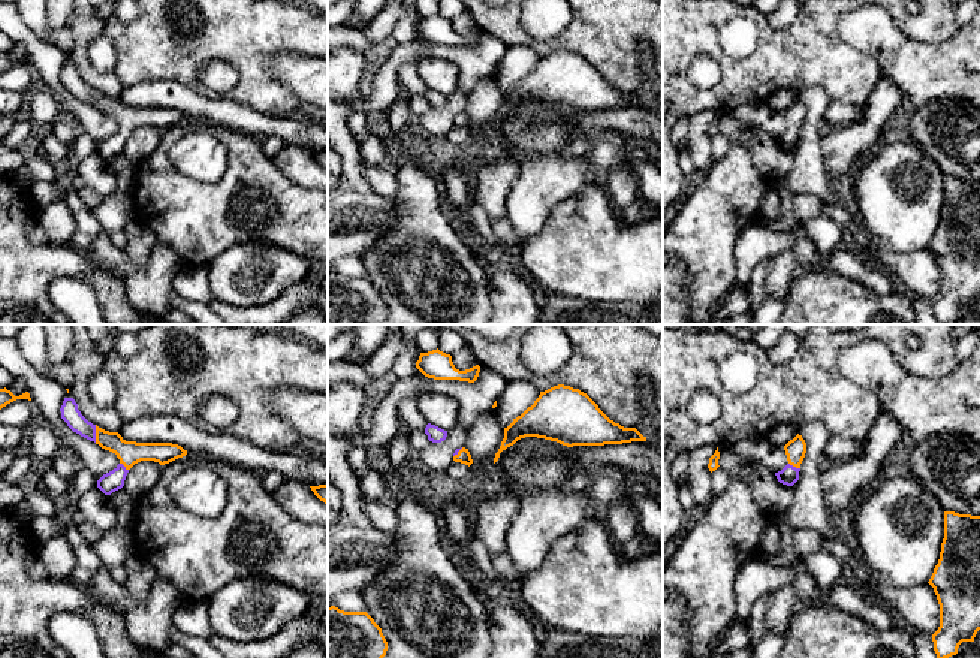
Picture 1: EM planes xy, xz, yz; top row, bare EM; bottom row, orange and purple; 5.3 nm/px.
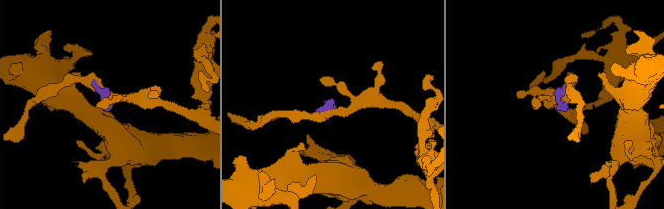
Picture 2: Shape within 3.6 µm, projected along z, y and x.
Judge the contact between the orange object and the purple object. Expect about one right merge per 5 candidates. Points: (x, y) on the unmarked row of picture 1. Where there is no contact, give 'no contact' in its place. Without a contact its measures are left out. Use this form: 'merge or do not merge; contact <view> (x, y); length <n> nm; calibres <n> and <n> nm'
merge; contact xy (96, 99); length 100 nm; calibres 130 and 100 nm

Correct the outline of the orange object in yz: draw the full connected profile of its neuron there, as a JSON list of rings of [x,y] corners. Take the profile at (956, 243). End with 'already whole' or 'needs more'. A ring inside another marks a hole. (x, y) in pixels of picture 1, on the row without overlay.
[[[944,176],[940,224],[928,248],[940,269],[934,316],[946,325],[980,295],[980,181]]]; already whole

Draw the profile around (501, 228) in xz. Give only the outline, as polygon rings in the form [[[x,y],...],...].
[[[507,217],[492,220],[491,229],[492,229],[494,235],[504,242],[509,242],[515,238],[513,229],[512,229]]]

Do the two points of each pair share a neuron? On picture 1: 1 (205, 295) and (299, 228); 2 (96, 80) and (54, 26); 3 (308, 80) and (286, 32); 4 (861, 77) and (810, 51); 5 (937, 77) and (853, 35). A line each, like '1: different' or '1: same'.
1: different
2: different
3: different
4: same
5: same

